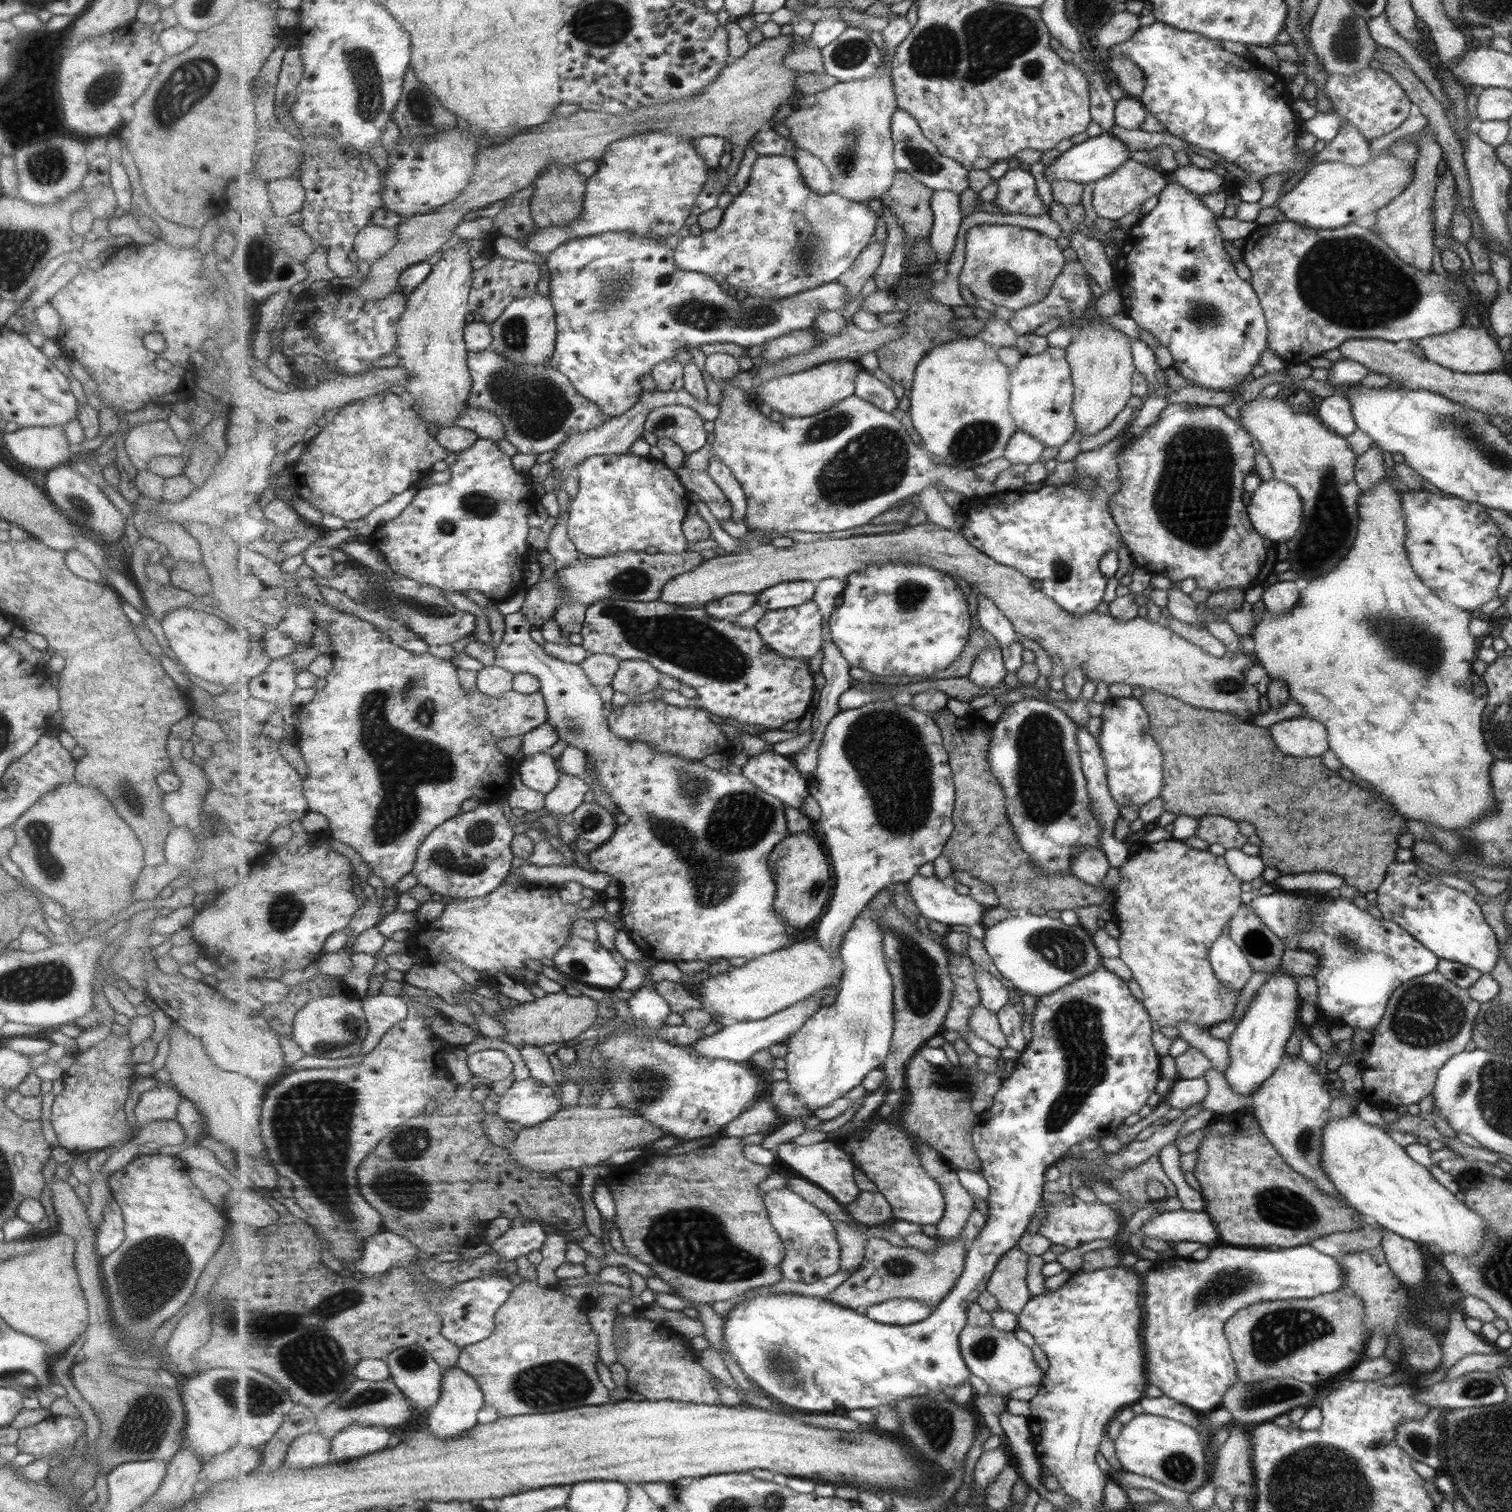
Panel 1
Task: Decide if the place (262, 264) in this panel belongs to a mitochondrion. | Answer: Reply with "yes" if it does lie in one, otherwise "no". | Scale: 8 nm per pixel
yes

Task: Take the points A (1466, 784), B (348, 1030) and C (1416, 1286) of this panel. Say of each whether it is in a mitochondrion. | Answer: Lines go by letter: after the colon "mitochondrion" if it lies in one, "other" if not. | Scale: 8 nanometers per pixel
A: other
B: mitochondrion
C: other

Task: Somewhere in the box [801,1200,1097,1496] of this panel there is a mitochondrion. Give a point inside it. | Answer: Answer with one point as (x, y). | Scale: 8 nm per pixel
(932, 1418)

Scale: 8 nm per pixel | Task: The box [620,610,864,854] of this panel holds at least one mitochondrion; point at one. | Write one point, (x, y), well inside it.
(633, 679)

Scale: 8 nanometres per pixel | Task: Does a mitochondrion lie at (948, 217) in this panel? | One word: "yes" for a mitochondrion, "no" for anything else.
no

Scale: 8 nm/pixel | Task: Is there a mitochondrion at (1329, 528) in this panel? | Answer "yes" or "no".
yes

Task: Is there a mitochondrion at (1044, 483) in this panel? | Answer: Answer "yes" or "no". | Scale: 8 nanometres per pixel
no

